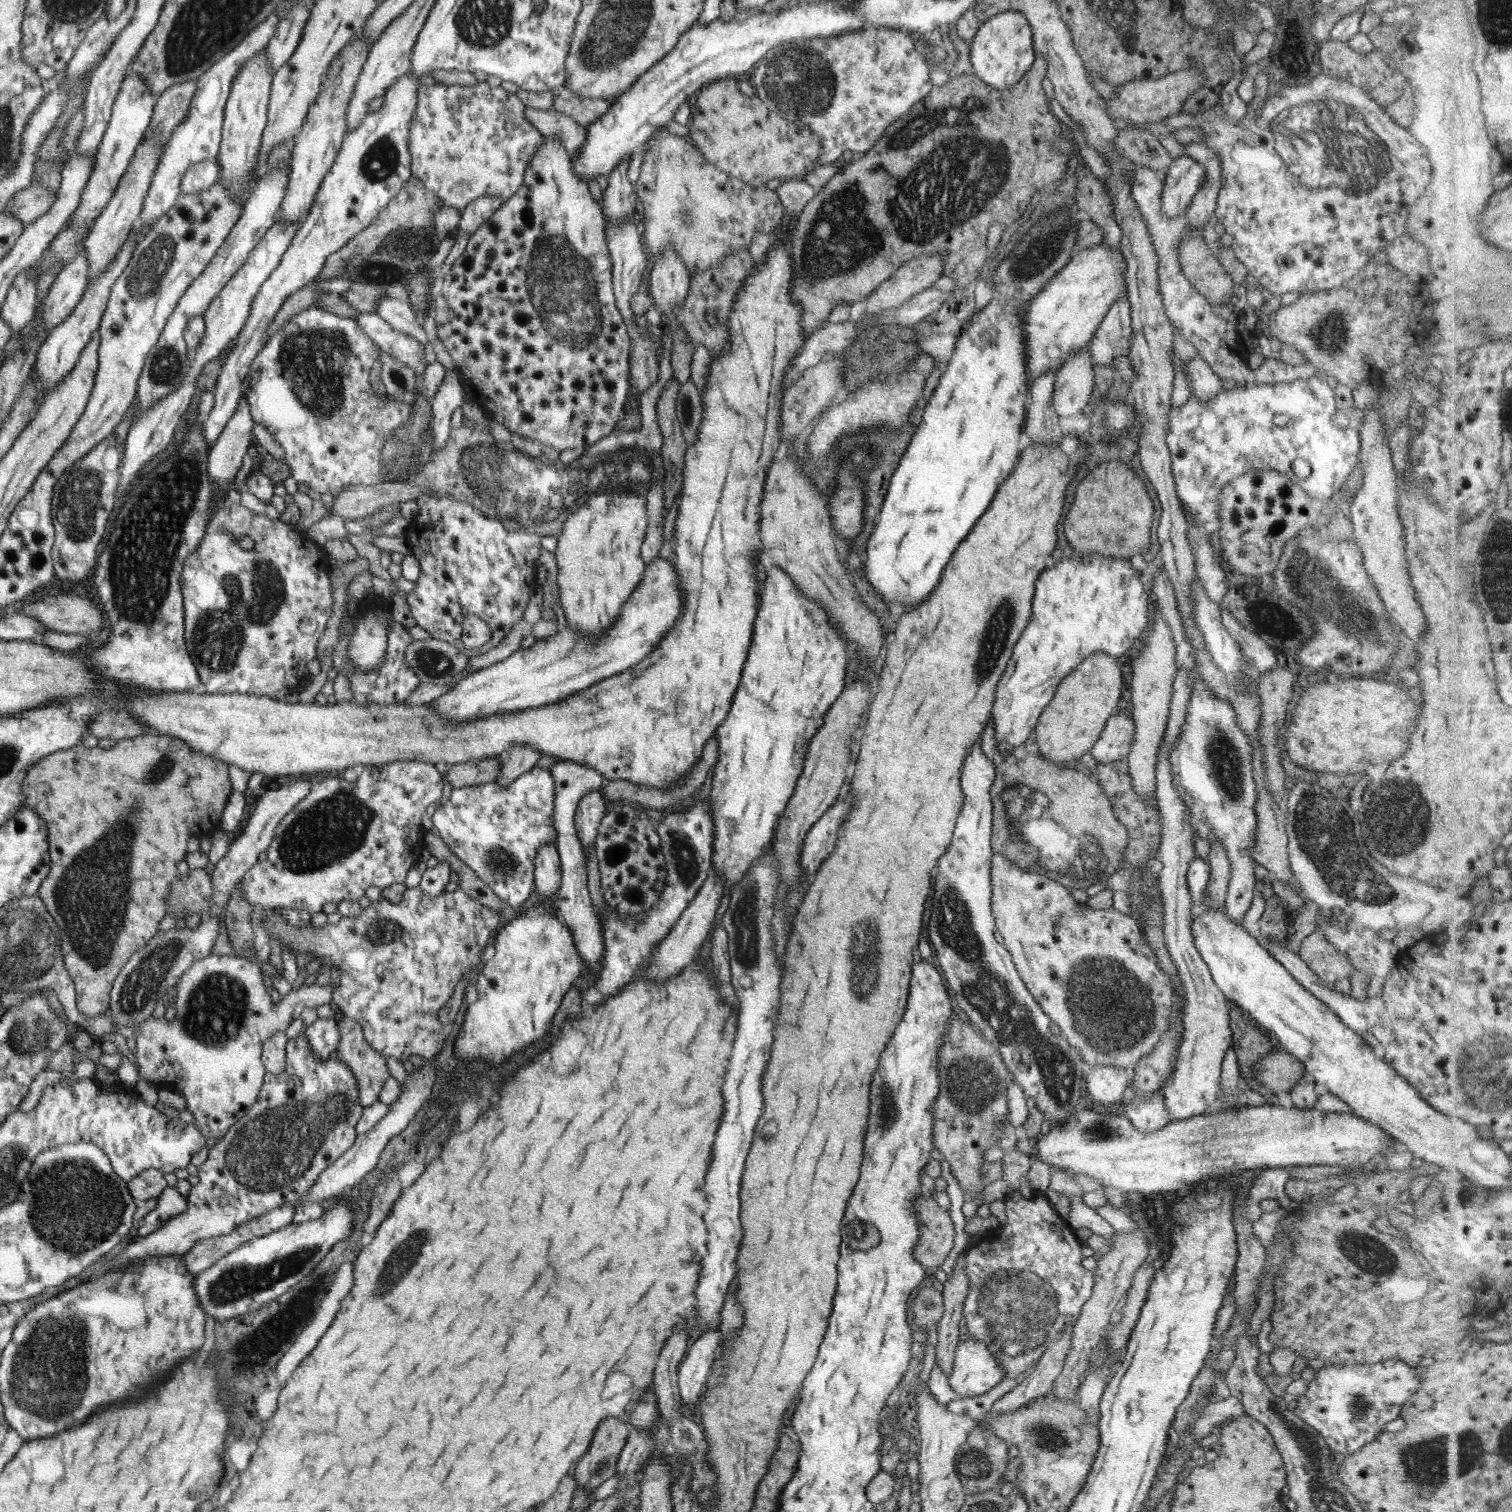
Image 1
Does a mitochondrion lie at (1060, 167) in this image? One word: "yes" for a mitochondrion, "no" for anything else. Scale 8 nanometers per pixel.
no

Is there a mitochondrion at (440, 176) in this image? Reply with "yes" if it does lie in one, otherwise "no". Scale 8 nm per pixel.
no

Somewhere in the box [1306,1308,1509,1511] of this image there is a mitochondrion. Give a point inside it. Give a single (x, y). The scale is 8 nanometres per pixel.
(1427, 1462)

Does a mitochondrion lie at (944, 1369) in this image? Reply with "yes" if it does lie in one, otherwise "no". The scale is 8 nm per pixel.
no

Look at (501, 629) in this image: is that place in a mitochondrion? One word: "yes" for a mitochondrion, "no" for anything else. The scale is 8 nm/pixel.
no

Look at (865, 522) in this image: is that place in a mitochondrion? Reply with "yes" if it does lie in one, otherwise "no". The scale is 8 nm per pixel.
no

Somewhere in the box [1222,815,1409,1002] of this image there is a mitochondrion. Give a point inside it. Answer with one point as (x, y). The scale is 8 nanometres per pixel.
(1389, 894)

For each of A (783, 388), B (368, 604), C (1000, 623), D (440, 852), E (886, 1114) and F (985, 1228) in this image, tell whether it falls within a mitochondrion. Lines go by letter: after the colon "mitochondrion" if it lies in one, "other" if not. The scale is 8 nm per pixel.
A: other
B: other
C: mitochondrion
D: other
E: mitochondrion
F: other

